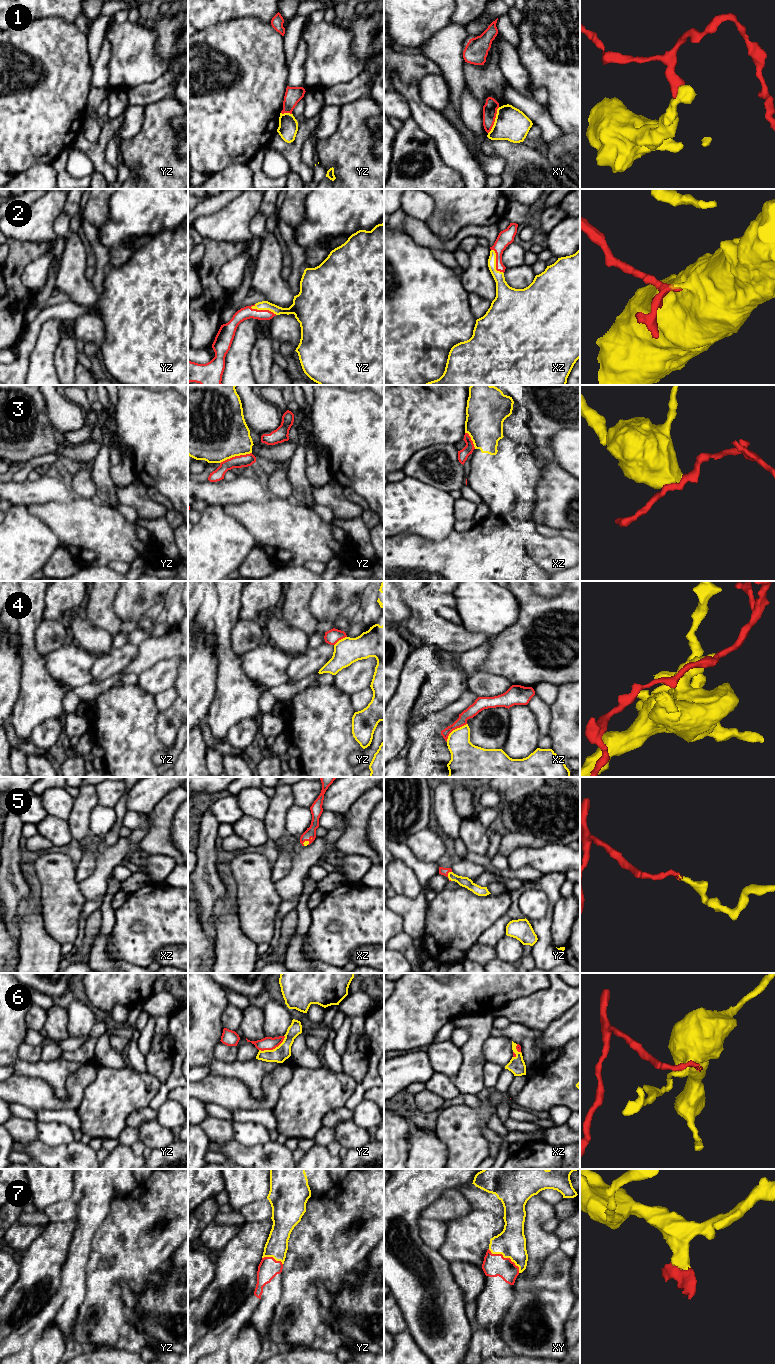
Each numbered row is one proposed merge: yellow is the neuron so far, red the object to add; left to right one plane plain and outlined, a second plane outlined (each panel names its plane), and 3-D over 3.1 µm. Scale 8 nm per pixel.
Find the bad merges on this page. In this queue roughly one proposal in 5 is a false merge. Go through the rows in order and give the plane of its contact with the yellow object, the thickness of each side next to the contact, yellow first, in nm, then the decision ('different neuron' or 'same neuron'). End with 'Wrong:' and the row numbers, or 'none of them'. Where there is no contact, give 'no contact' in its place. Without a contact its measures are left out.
1: xy | 260/110 nm | different neuron
2: yz | 80/100 nm | same neuron
3: yz | 480/100 nm | different neuron
4: xz | 260/90 nm | different neuron
5: yz | 80/60 nm | same neuron
6: yz | 120/110 nm | different neuron
7: xy | 240/180 nm | same neuron
Wrong: 1, 3, 4, 6

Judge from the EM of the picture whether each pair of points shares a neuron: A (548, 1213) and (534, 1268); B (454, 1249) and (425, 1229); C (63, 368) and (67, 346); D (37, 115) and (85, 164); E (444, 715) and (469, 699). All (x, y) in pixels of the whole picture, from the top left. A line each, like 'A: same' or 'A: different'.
A: same
B: different
C: same
D: different
E: same

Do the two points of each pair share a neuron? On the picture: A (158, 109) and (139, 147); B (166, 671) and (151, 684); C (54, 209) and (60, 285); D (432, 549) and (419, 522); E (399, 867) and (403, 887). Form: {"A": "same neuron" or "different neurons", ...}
{"A": "same neuron", "B": "same neuron", "C": "different neurons", "D": "different neurons", "E": "same neuron"}

